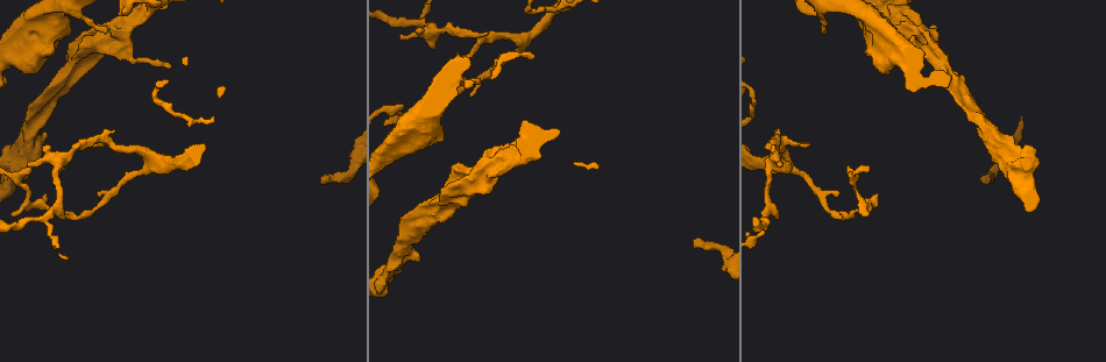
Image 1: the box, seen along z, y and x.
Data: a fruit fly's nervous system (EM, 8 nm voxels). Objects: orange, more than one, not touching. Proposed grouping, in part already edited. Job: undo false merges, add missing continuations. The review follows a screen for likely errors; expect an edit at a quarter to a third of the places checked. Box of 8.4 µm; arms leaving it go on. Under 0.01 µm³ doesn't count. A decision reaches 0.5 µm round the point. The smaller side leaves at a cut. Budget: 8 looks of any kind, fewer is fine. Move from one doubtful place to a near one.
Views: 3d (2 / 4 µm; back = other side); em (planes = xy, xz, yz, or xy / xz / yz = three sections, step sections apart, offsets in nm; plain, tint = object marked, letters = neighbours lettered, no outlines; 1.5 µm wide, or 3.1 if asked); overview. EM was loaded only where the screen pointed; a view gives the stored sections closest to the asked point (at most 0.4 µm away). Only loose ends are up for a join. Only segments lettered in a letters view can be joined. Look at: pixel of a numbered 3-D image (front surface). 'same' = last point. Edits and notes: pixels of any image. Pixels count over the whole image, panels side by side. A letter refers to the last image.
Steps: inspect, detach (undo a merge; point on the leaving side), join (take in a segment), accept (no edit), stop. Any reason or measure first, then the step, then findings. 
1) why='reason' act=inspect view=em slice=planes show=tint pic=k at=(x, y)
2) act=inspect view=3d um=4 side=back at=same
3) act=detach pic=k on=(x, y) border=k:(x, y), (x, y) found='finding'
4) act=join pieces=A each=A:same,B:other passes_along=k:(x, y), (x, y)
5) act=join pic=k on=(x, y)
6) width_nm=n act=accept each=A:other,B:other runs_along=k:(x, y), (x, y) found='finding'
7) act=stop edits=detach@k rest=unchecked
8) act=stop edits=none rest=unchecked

why='free end' act=inspect view=3d um=4 pic=1 at=(320, 181)

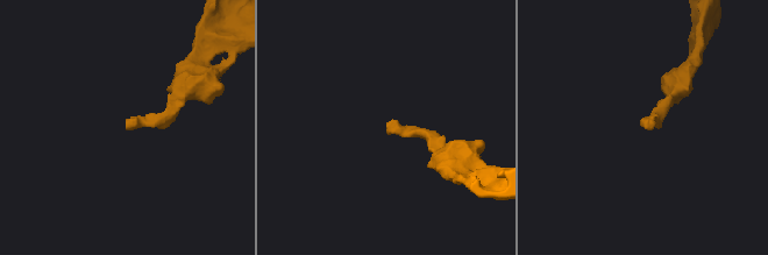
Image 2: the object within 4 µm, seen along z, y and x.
why='need the tissue' act=inspect view=em slice=planes show=letters pic=2 at=(644, 126)

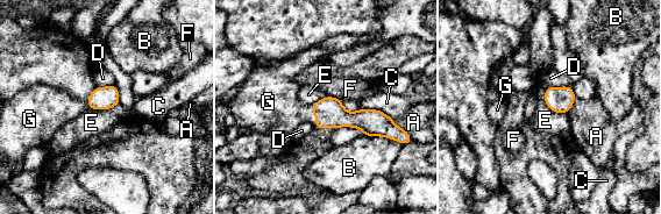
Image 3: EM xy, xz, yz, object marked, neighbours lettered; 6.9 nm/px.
longest_contact=B:240nm act=join pieces=G each=A:other,B:other,C:other,D:other,E:other,F:other,G:same found='the neuron continues'

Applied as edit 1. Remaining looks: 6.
why='tapers out' act=inspect view=em slice=xy step=8 show=plain pic=1 at=(170, 64)

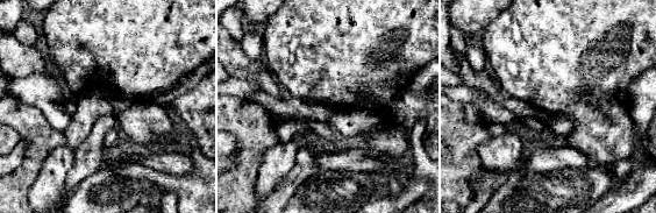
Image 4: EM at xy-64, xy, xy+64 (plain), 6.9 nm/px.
why='what lies round it' act=inspect view=em slice=xy step=8 show=letters at=same

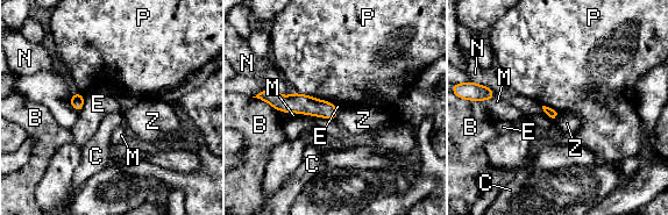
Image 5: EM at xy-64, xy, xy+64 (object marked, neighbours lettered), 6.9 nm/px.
act=accept each=B:other,C:other,E:other,M:other,N:other,P:other,Z:other border=5:(293, 91), (310, 94), (315, 99) found='no lettered segment goes on from it'

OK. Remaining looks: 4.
why='thin end' act=inspect view=3d um=2 side=back pic=1 at=(781, 165)

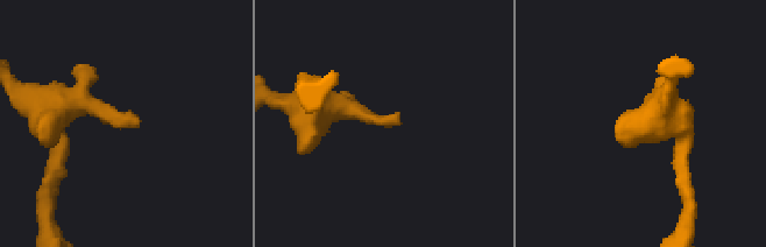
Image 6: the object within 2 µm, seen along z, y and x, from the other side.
act=inspect view=em slice=xy step=8 show=letters pic=6 at=(396, 124)

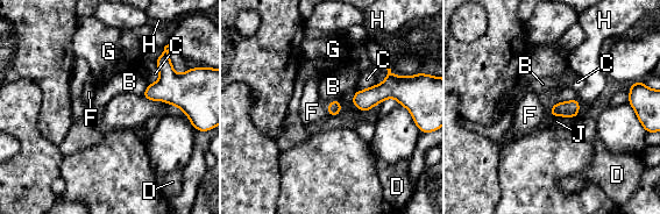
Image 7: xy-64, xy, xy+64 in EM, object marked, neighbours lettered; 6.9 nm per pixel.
act=join pieces=F each=B:other,C:other,D:other,F:same,G:other,H:other,J:other passes_along=7:(334, 107), (327, 111), (312, 111) found='the neuron continues'

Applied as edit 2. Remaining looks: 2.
act=stop edits=join@3,join@7 rest=unchecked

